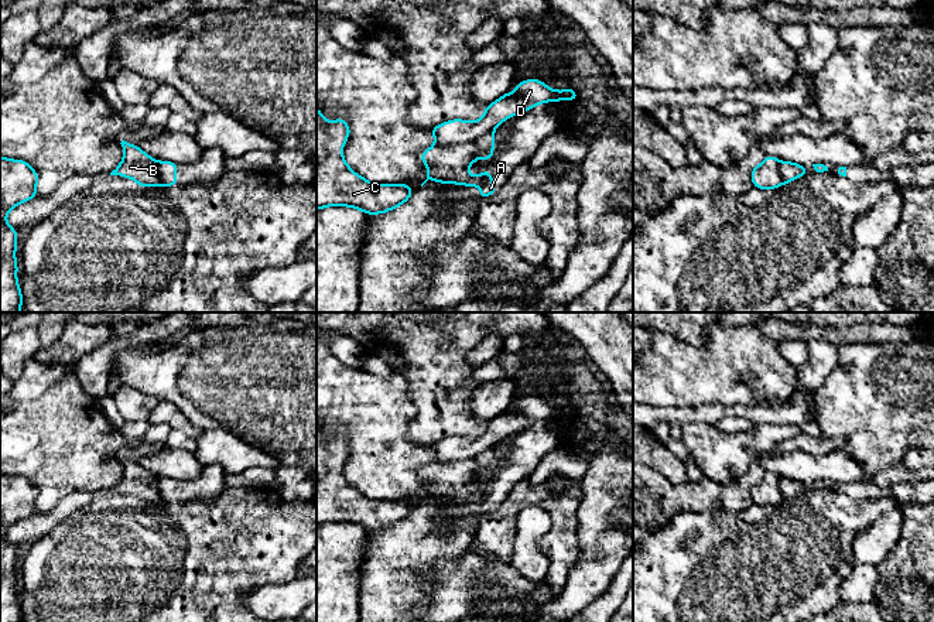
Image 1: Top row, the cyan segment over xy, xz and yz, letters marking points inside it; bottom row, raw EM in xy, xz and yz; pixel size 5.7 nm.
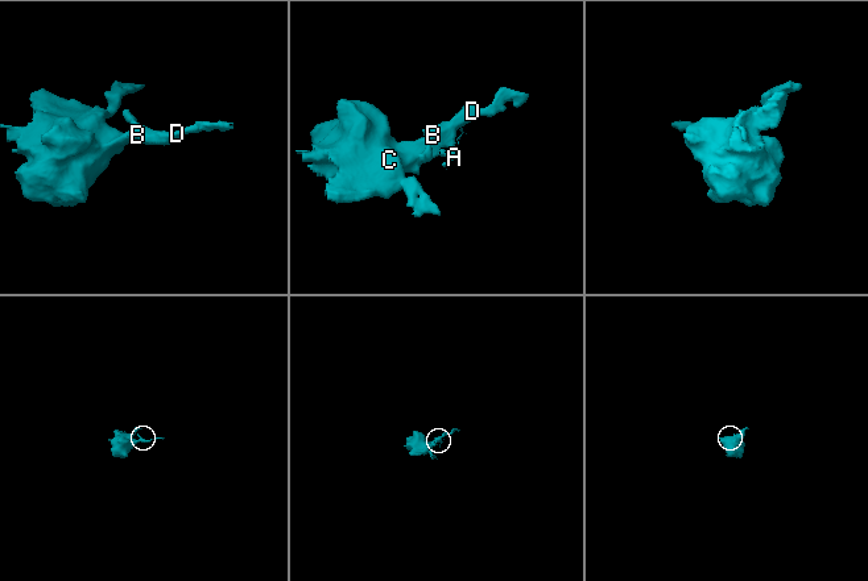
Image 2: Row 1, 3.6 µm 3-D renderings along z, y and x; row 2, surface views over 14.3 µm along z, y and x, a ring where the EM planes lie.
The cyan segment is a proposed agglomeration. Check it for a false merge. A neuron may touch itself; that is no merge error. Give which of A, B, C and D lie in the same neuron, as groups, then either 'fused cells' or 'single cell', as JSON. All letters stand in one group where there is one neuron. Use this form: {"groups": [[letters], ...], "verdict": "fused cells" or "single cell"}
{"groups": [["A", "C"], ["B", "D"]], "verdict": "fused cells"}

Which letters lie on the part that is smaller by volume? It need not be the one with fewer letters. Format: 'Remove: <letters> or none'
Remove: B, D

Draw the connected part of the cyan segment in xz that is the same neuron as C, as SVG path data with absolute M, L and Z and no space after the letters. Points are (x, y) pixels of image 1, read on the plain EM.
M317 424L317 527L350 523L377 532L406 520L414 509L410 502L376 500L352 488L342 471L349 452L345 435L326 438Z

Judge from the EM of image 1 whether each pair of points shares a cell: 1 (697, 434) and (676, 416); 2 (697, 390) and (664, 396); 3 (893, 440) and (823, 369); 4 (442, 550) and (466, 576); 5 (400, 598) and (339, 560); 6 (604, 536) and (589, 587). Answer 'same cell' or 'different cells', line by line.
1: different cells
2: same cell
3: different cells
4: different cells
5: different cells
6: same cell

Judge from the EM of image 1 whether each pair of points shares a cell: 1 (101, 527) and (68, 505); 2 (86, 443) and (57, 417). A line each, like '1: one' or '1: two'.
1: two
2: one

